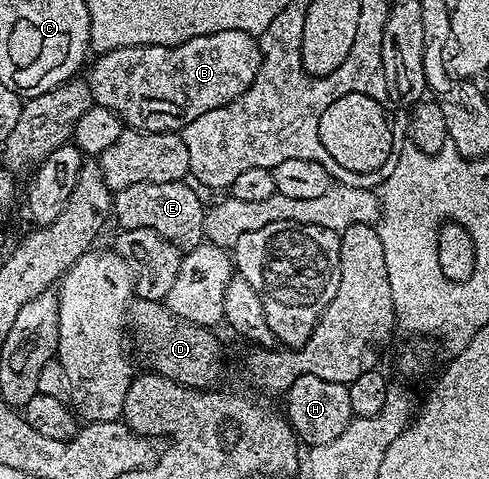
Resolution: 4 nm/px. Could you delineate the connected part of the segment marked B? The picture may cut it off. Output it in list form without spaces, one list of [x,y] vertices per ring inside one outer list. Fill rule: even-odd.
[[[228,29],[208,33],[204,37],[192,37],[175,47],[164,45],[144,45],[143,47],[125,47],[101,52],[94,64],[91,62],[88,82],[90,90],[100,94],[97,106],[108,109],[118,116],[127,128],[136,131],[173,131],[181,132],[200,113],[208,113],[208,109],[216,109],[231,103],[250,88],[262,63],[262,48],[259,40],[246,31]]]

